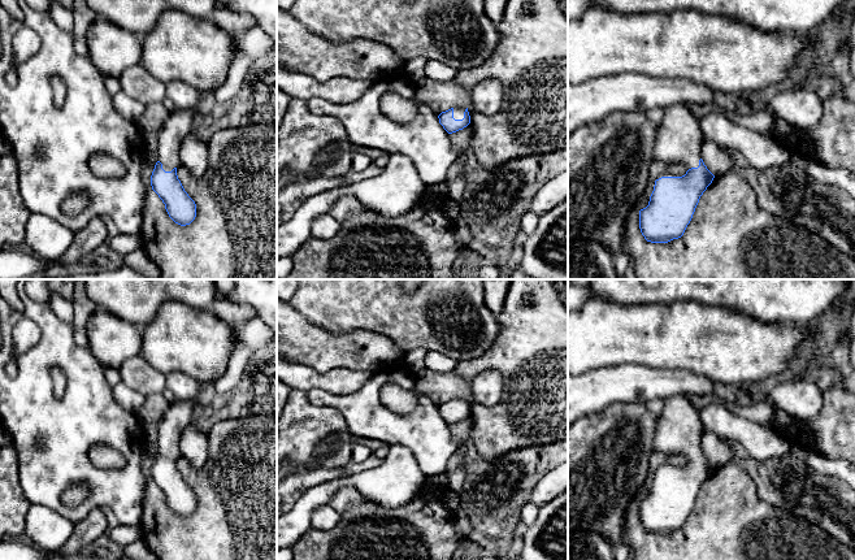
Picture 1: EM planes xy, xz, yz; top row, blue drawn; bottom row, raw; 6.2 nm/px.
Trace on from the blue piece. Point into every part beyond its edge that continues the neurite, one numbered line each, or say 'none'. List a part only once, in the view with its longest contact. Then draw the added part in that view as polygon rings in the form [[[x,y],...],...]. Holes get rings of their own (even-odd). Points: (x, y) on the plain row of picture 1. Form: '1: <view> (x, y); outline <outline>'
1: xz (458, 402); outline [[[455,398],[453,399],[453,409],[455,411],[463,411],[465,400],[466,399],[464,399],[464,398]]]

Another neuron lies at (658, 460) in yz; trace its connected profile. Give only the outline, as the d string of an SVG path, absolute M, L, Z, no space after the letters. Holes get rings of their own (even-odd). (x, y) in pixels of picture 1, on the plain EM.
M652 451L650 456L650 470L656 472L661 468L682 468L687 463L686 456L682 453L660 453Z

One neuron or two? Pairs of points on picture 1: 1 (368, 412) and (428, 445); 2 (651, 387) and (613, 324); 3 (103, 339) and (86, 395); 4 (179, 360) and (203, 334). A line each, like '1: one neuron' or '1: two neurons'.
1: one neuron
2: two neurons
3: two neurons
4: one neuron

